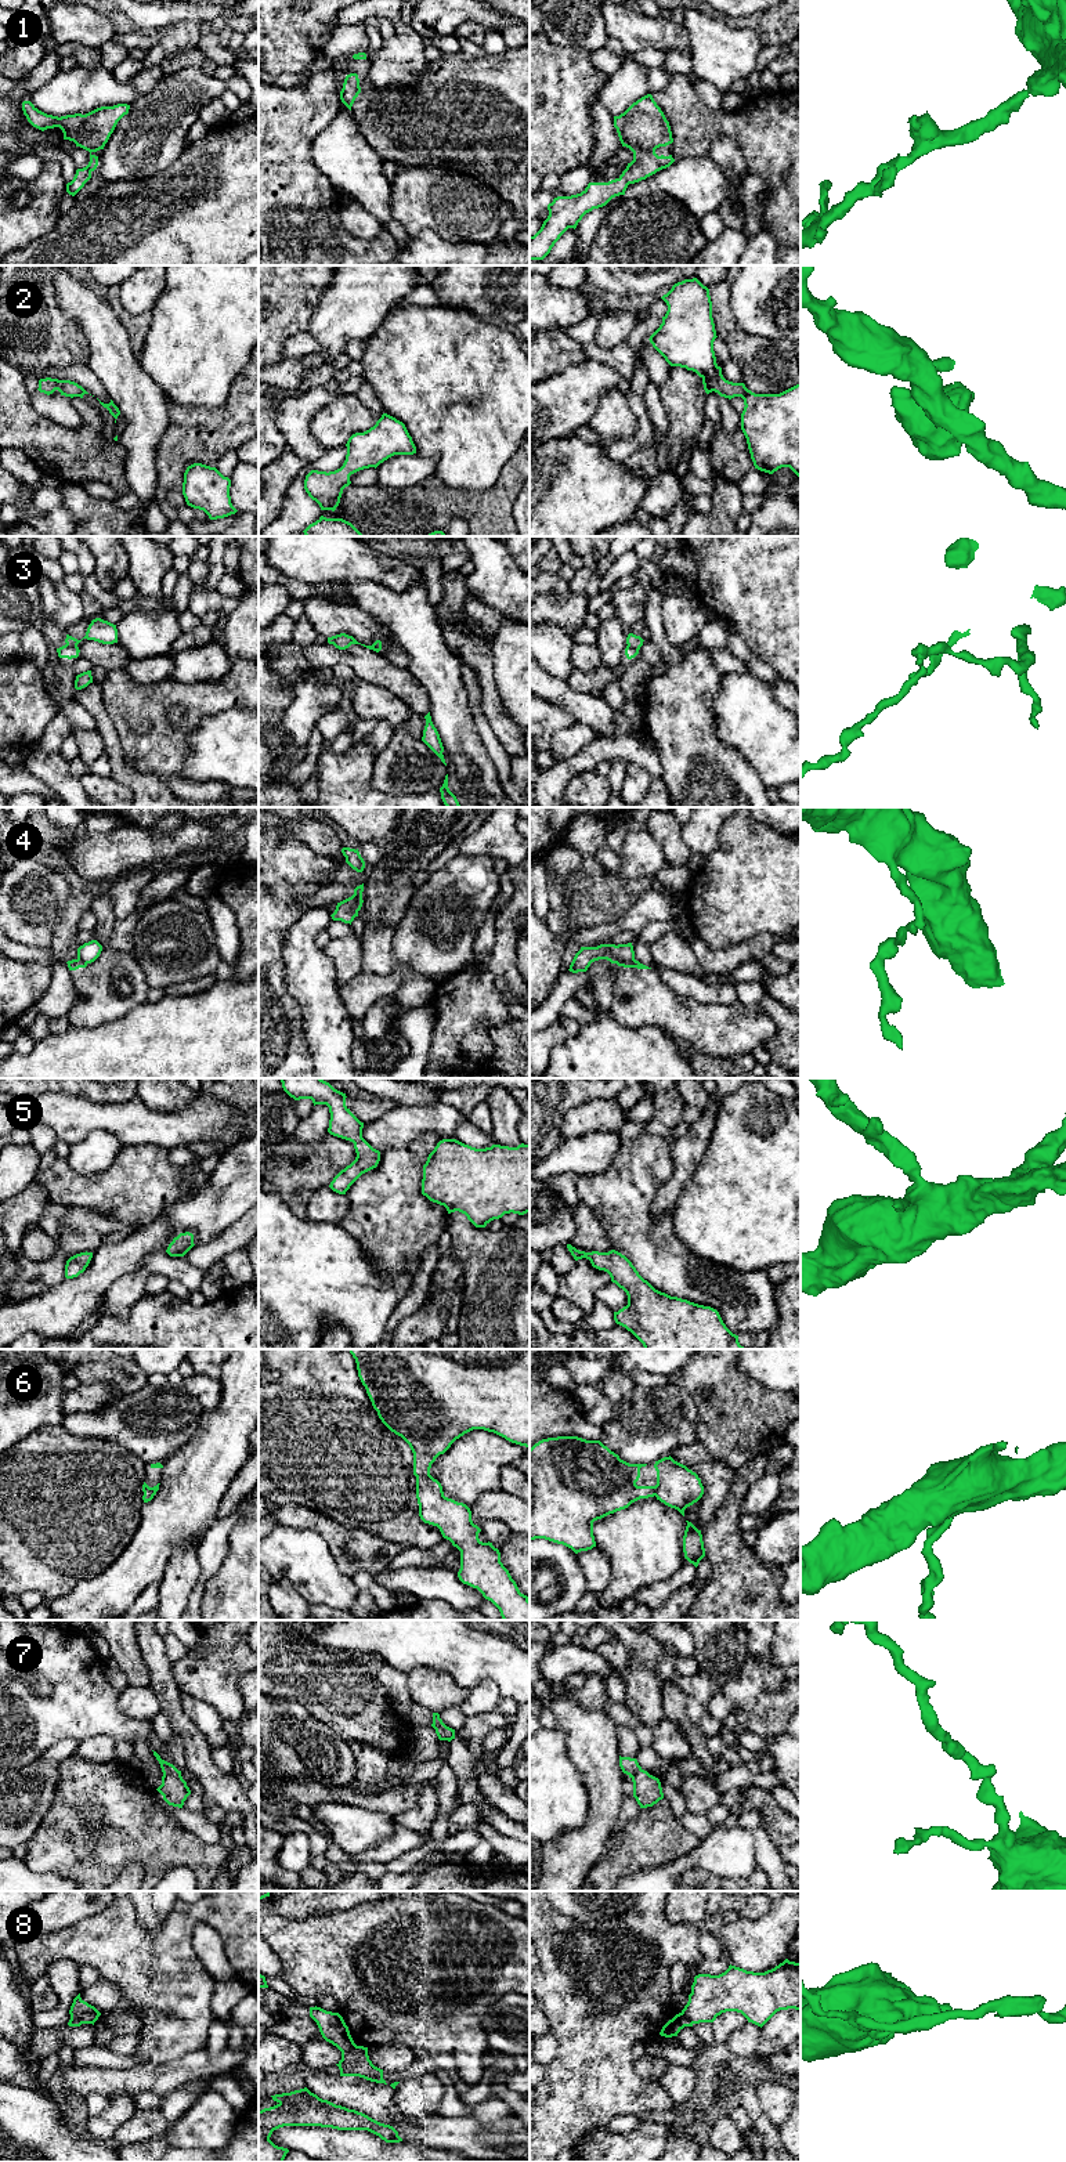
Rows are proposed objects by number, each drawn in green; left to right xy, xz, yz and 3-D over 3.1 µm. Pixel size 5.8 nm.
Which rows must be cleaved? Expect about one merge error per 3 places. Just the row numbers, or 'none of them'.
3, 4, 8

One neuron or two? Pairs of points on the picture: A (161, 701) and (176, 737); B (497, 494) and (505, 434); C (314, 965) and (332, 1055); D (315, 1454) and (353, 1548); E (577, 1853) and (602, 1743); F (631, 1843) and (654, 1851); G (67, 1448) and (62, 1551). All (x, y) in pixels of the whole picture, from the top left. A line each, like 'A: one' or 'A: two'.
A: one
B: two
C: one
D: two
E: one
F: one
G: one

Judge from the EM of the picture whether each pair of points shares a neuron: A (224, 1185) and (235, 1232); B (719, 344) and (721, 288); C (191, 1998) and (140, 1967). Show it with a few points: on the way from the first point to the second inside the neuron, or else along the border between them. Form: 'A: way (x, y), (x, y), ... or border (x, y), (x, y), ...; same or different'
A: border (244, 1214), (208, 1242); different
B: border (718, 336), (725, 342), (730, 358); different
C: way (179, 1998), (152, 1971); same

